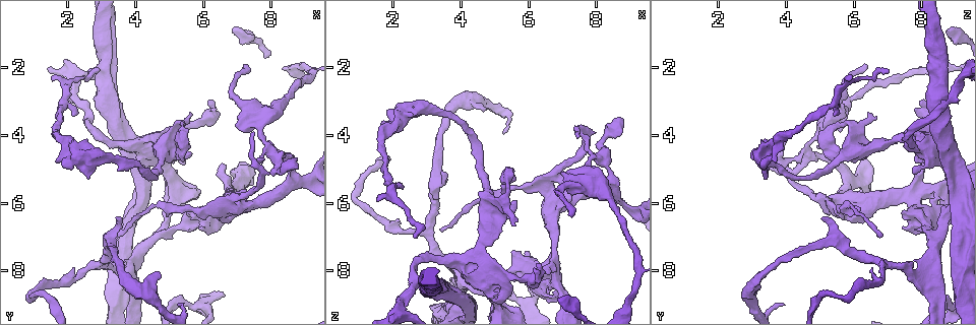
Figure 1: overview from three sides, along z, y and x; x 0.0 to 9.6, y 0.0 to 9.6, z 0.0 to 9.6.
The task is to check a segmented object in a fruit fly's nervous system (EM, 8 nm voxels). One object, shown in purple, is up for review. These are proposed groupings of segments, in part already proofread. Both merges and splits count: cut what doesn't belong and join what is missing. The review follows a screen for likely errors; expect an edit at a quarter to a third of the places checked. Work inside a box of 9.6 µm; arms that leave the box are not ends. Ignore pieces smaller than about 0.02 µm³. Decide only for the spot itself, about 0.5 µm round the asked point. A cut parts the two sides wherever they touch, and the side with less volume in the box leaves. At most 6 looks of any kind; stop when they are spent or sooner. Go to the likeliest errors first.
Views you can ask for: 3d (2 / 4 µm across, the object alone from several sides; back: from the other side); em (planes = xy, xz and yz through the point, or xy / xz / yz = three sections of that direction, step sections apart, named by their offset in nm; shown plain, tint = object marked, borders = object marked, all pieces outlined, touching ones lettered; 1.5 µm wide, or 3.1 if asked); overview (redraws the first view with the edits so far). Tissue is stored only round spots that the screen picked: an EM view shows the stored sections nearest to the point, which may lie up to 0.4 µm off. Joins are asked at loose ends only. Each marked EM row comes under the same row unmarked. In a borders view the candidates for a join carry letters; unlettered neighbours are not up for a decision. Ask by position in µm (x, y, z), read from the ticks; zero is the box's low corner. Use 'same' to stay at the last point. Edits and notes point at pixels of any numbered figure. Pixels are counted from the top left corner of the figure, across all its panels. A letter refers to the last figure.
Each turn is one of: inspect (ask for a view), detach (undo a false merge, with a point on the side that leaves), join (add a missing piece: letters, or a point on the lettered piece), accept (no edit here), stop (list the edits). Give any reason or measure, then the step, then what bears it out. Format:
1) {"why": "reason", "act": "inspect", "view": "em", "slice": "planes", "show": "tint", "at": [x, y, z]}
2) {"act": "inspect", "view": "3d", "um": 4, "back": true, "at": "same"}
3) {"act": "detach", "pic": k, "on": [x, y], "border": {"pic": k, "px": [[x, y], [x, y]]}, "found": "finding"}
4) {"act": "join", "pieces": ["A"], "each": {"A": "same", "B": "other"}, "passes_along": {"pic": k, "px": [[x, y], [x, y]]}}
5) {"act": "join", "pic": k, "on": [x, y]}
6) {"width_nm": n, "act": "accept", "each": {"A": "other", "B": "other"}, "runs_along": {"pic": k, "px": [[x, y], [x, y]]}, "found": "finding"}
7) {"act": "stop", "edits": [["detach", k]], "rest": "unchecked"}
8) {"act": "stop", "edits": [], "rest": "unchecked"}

{"act": "inspect", "view": "3d", "um": 4, "at": [6.10, 2.95, 7.95]}

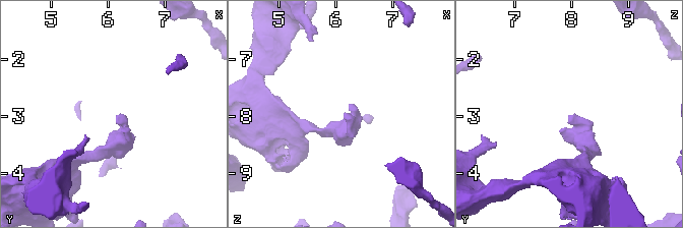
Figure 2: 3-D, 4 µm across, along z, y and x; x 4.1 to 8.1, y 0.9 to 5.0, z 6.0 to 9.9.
{"why": "now the EM", "act": "inspect", "view": "em", "slice": "planes", "show": "tint", "at": [6.20, 3.00, 7.90]}

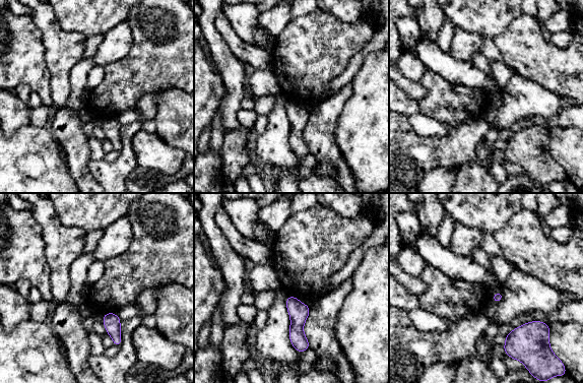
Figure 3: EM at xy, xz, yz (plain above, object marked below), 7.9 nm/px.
{"why": "see the neighbours", "act": "inspect", "view": "em", "slice": "planes", "show": "borders", "at": "same"}

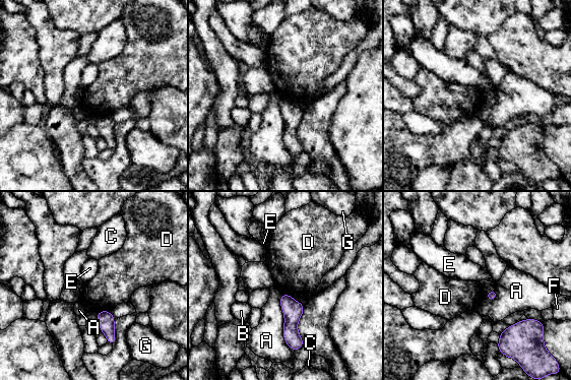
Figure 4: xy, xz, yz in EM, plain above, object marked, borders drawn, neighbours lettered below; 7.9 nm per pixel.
{"act": "accept", "each": {"A": "other", "B": "other", "C": "other", "D": "other", "E": "other", "F": "other", "G": "other"}, "runs_along": {"pic": 4, "px": [[283, 297], [296, 346]]}, "found": "none of them fits"}

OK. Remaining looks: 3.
{"why": "an open end", "act": "inspect", "view": "3d", "um": 4, "at": [5.25, 9.00, 4.00]}

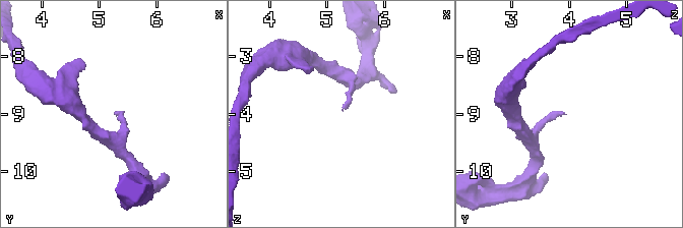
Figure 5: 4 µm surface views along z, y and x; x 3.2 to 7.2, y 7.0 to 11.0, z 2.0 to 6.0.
{"why": "shape alone is not enough", "act": "inspect", "view": "em", "slice": "xz", "step": 8, "show": "tint", "at": [5.25, 9.00, 3.95]}

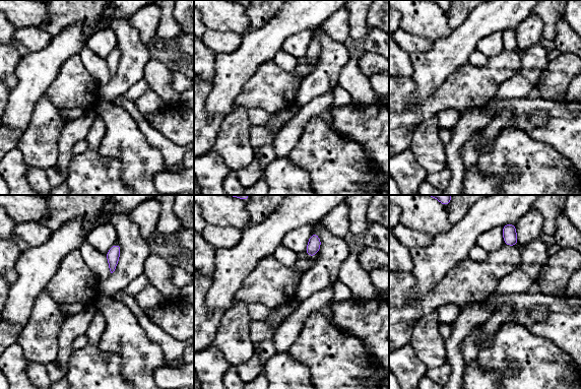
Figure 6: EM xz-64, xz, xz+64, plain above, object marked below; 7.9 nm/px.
{"why": "what lies round it", "act": "inspect", "view": "em", "slice": "xz", "step": 8, "show": "borders", "at": "same"}

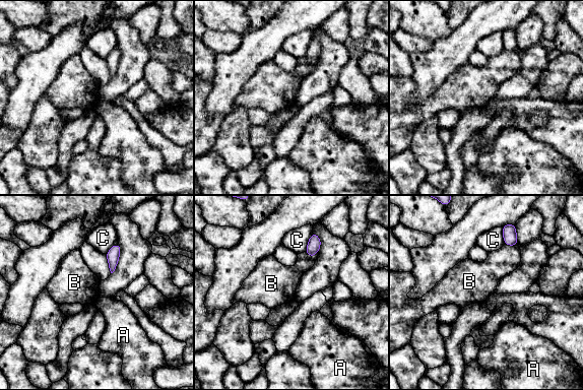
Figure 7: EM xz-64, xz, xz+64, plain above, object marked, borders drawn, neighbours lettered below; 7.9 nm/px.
{"act": "accept", "each": {"A": "other", "B": "other", "C": "other"}, "border": {"pic": 7, "px": [[318, 251], [312, 256], [304, 252]]}, "found": "none of them fits"}

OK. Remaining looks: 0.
{"act": "stop", "edits": [], "rest": "unchecked"}

